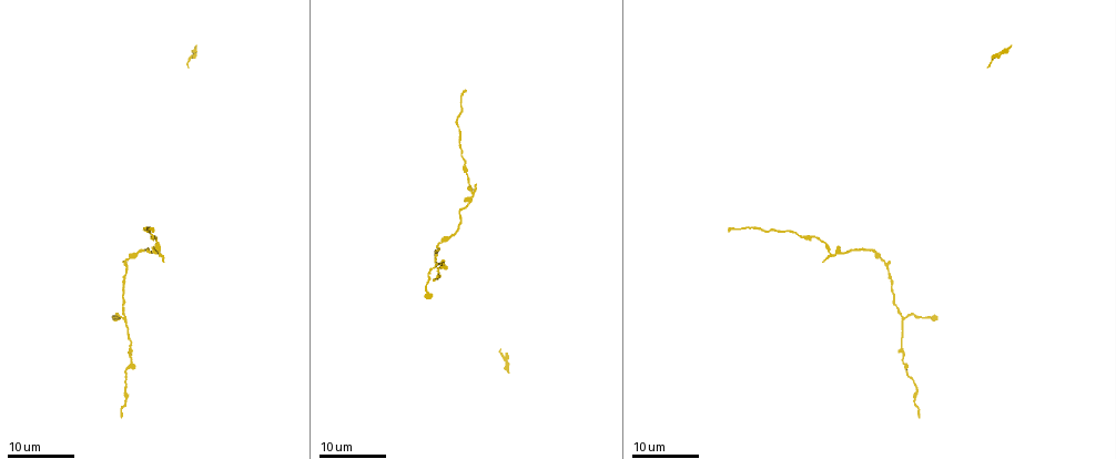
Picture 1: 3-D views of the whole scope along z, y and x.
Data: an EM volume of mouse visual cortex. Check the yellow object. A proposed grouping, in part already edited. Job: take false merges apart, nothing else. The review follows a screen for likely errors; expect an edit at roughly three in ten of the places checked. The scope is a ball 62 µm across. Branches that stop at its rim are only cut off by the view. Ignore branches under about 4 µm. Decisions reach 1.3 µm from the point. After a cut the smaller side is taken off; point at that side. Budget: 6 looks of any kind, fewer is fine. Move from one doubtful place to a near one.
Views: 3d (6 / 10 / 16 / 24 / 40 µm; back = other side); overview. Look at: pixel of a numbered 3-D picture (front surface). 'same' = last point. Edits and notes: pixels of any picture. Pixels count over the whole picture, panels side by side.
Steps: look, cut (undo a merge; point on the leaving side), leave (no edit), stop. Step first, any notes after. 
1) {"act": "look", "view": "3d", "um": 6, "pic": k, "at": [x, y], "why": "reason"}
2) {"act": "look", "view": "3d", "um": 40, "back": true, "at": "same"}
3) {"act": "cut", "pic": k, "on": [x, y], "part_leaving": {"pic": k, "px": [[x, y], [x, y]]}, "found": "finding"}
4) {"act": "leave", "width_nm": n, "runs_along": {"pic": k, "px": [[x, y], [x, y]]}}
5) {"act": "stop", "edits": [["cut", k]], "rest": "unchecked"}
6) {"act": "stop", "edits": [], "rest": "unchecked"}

{"act": "look", "view": "3d", "um": 24, "pic": 1, "at": [124, 319], "why": "three-way junction"}

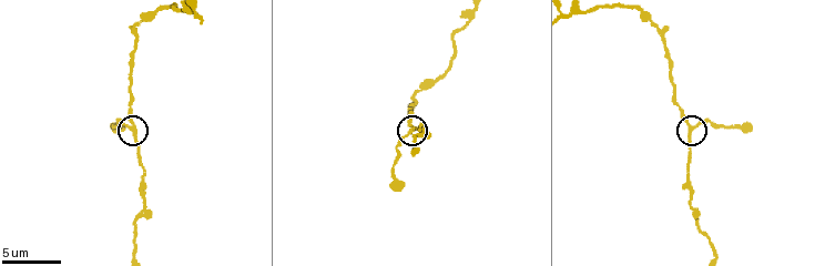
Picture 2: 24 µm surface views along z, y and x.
{"act": "look", "view": "3d", "um": 10, "pic": 2, "at": [690, 129]}

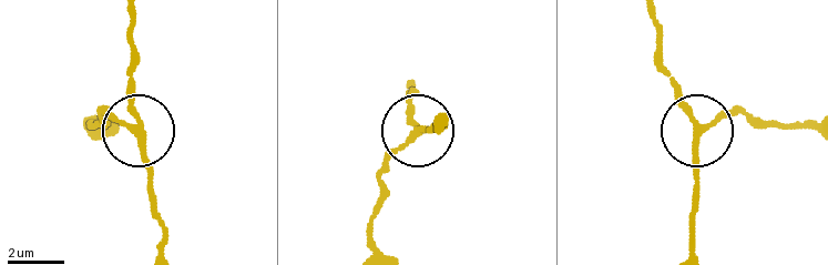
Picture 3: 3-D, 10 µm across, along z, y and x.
{"act": "leave", "arms": 3, "runs_along": {"pic": 3, "px": [[136, 12], [129, 104], [136, 131], [103, 112]]}, "found": "all the same neuron"}

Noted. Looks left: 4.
{"act": "look", "view": "3d", "um": 10, "pic": 2, "at": [193, 13], "why": "thin neck"}

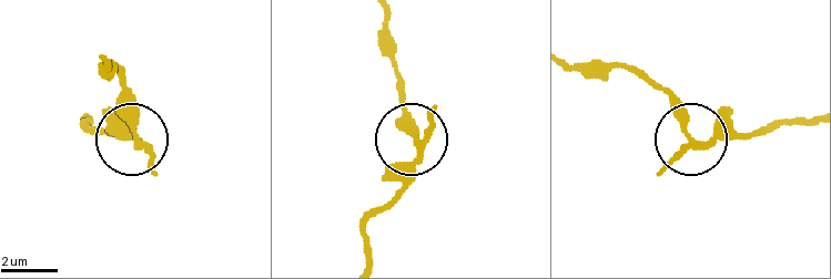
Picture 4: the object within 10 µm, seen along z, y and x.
{"act": "look", "view": "3d", "um": 10, "back": true, "pic": 4, "at": [136, 131]}

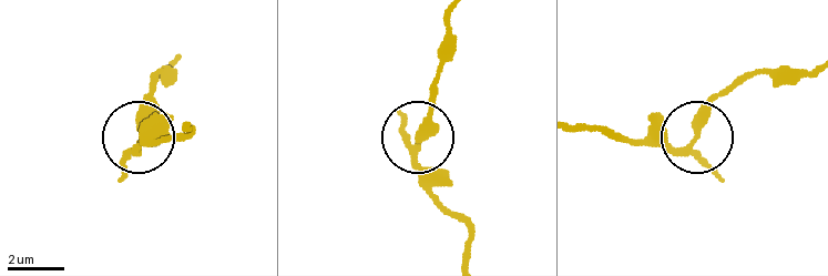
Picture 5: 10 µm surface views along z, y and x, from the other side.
{"act": "leave", "runs_along": {"pic": 5, "px": [[575, 124], [683, 146], [694, 139], [704, 110], [737, 77]]}, "found": "continuous, no second neuron"}

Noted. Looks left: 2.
{"act": "look", "view": "3d", "um": 10, "pic": 2, "at": [696, 224], "why": "sudden change in width"}

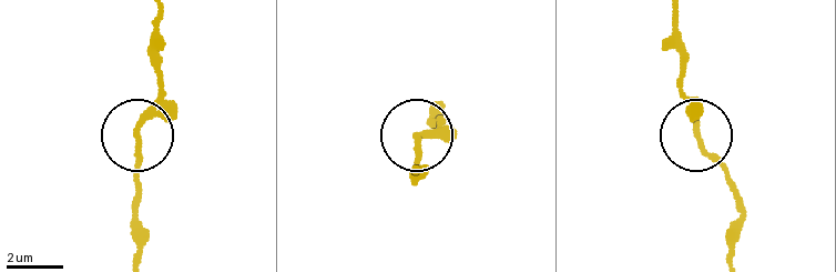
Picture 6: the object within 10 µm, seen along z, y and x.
{"act": "look", "view": "3d", "um": 10, "back": true, "pic": 6, "at": [137, 137]}

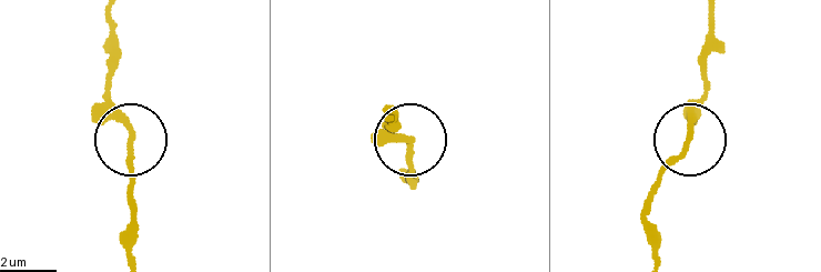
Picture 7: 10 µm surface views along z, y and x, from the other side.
{"act": "leave", "runs_along": {"pic": 7, "px": [[108, 19], [108, 98], [129, 141], [129, 203]]}, "found": "continuous, no second neuron"}

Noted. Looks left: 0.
{"act": "stop", "edits": [], "rest": "unchecked"}

